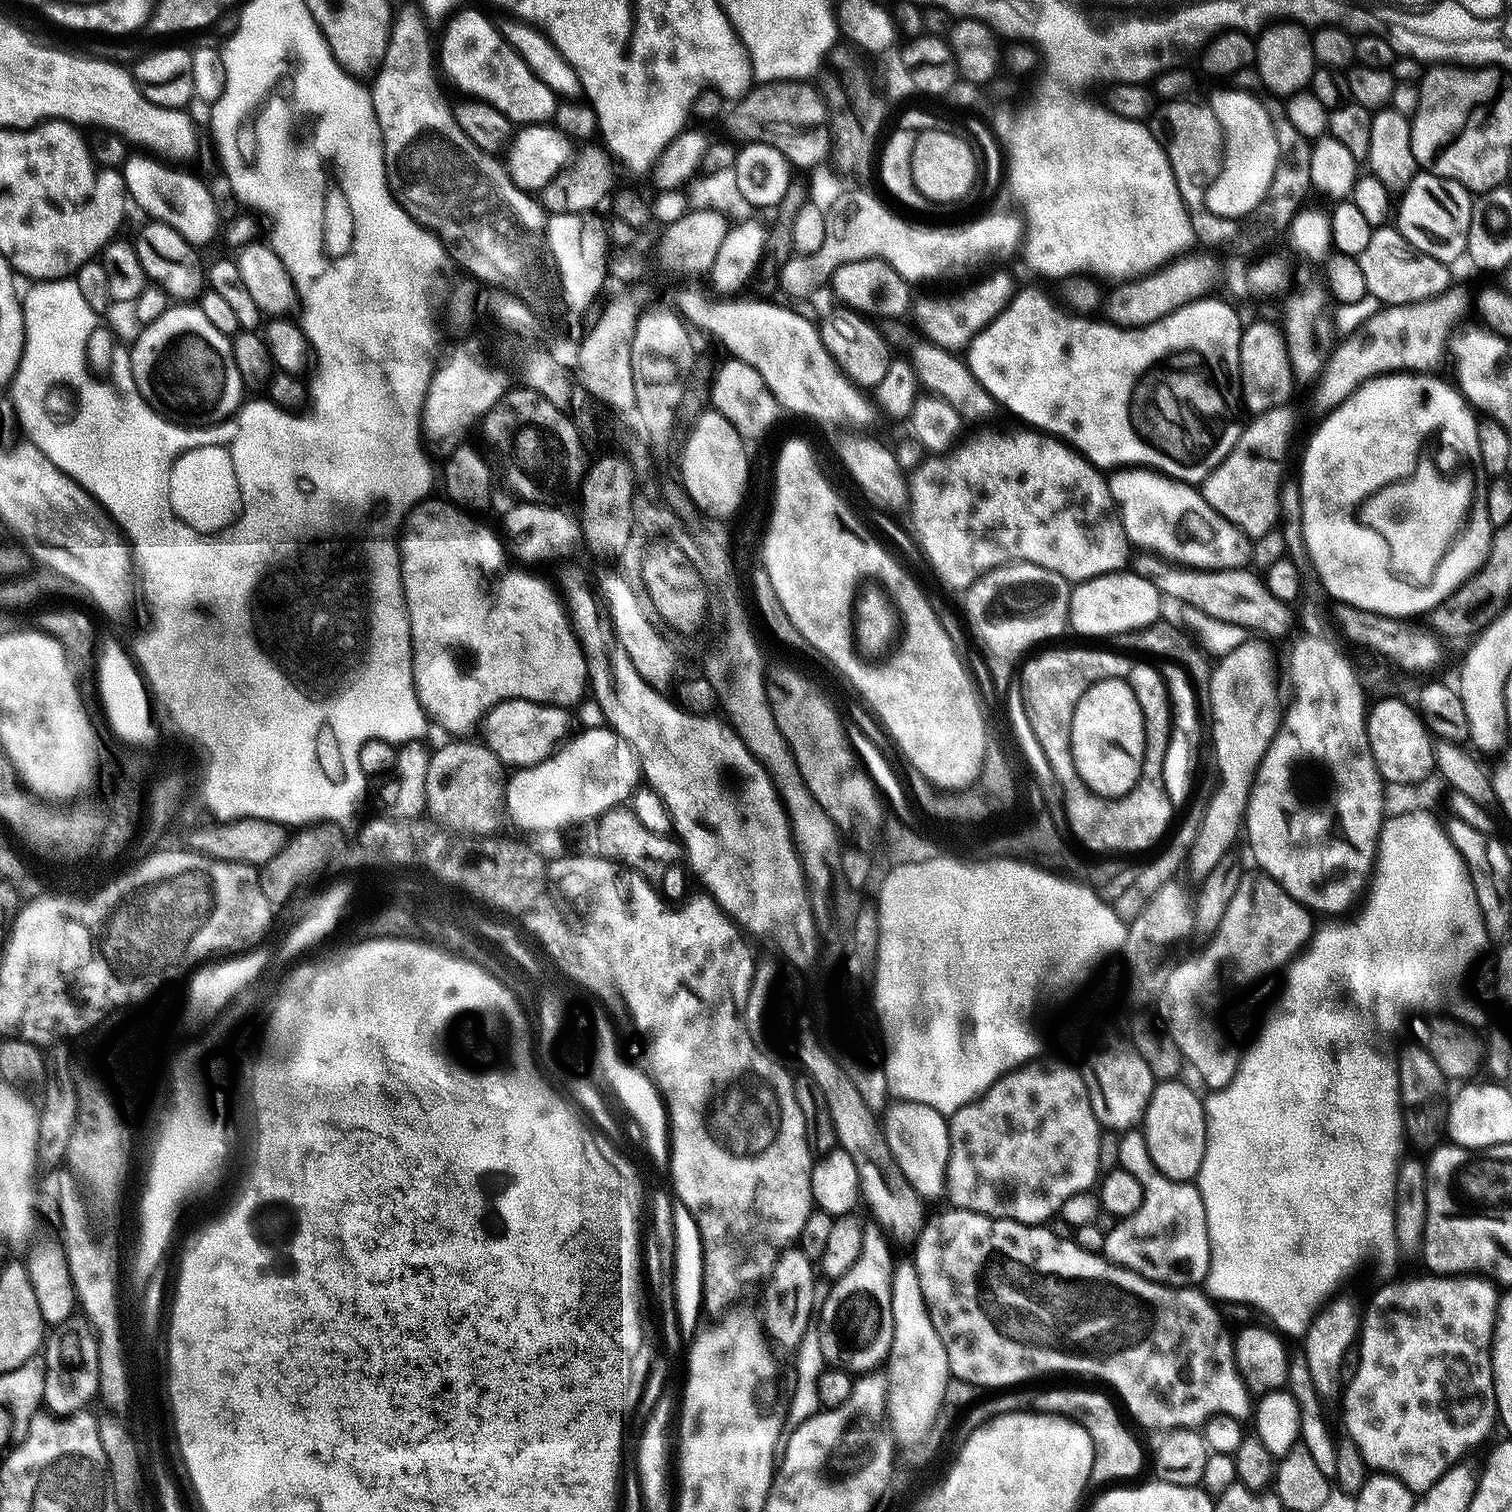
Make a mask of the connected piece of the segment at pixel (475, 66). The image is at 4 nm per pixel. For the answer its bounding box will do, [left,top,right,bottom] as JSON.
[438,8,558,125]

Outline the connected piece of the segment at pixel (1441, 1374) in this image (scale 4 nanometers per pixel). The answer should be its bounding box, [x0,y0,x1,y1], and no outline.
[1342,1275,1498,1494]

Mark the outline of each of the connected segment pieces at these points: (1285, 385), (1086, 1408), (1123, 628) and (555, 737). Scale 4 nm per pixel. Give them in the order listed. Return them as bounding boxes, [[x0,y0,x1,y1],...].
[[1240,322,1292,414],[1027,1386,1144,1482],[1068,570,1162,638],[482,700,568,768]]

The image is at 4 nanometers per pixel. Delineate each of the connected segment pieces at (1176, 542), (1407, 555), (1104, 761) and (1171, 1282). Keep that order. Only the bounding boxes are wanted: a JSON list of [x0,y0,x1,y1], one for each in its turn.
[[1107,466,1251,571],[1352,422,1479,590],[1070,679,1144,798],[1103,1130,1210,1288]]

